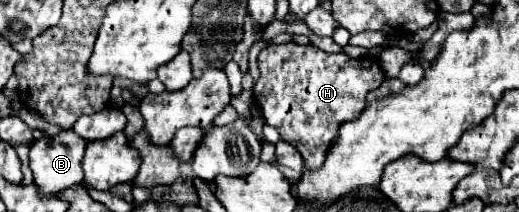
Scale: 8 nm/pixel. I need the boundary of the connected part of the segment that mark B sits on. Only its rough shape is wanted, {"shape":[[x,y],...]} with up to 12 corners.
{"shape":[[74,130],[30,148],[34,184],[48,196],[82,182],[88,140]]}

